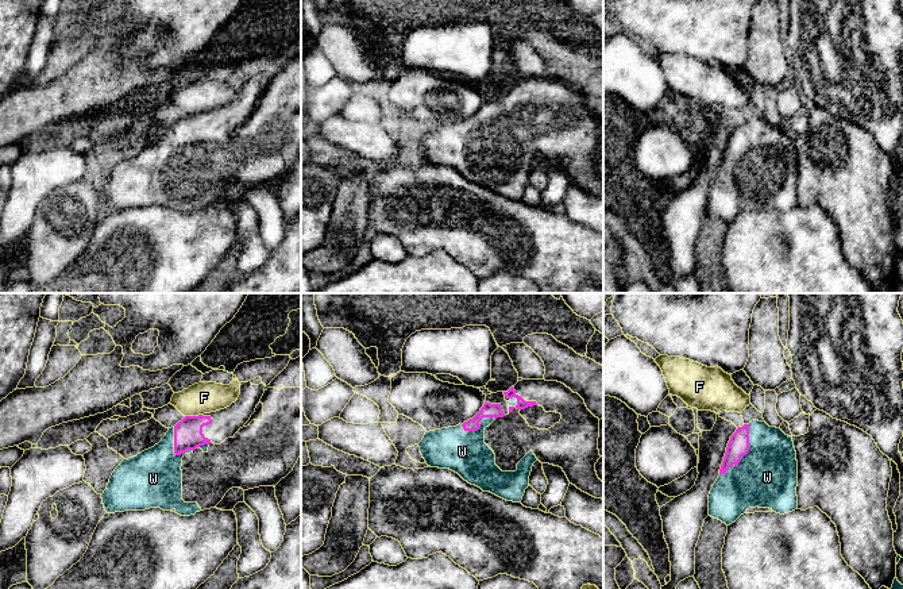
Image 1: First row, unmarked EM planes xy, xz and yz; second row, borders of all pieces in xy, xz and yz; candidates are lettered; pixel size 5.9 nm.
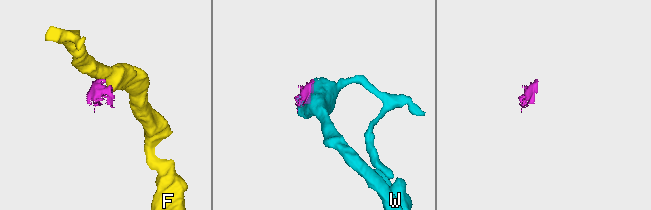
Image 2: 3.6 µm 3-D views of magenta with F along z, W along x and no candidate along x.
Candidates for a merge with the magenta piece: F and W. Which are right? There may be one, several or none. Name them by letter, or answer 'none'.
W

